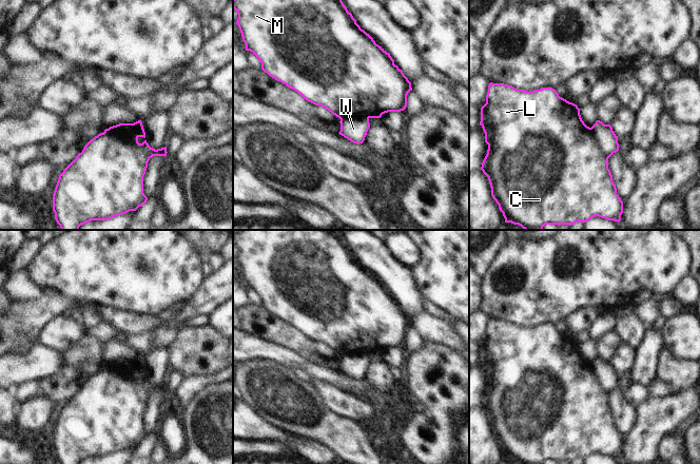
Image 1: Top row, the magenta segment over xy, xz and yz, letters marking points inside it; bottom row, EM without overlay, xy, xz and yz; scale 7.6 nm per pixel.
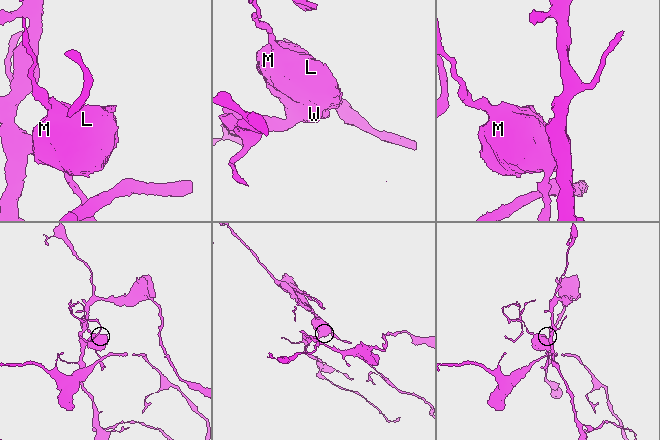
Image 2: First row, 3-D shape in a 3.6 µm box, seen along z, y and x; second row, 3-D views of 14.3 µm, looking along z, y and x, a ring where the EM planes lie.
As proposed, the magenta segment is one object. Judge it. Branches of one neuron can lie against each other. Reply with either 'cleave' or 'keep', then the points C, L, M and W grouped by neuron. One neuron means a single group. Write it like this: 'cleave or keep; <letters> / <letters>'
cleave; C L M / W

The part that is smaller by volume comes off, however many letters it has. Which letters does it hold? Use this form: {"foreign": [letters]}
{"foreign": ["W"]}

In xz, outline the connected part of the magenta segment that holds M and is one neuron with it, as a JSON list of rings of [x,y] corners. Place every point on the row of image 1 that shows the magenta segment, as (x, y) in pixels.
[[[233,0],[233,8],[238,14],[236,23],[246,44],[246,51],[252,52],[259,59],[261,70],[265,73],[297,92],[307,101],[327,109],[339,119],[348,116],[368,119],[381,118],[385,113],[401,112],[406,109],[407,95],[412,91],[411,82],[404,75],[403,71],[394,64],[390,54],[376,44],[373,38],[361,28],[342,0]]]

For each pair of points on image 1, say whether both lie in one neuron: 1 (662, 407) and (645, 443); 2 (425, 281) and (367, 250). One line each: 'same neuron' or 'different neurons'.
1: same neuron
2: different neurons

